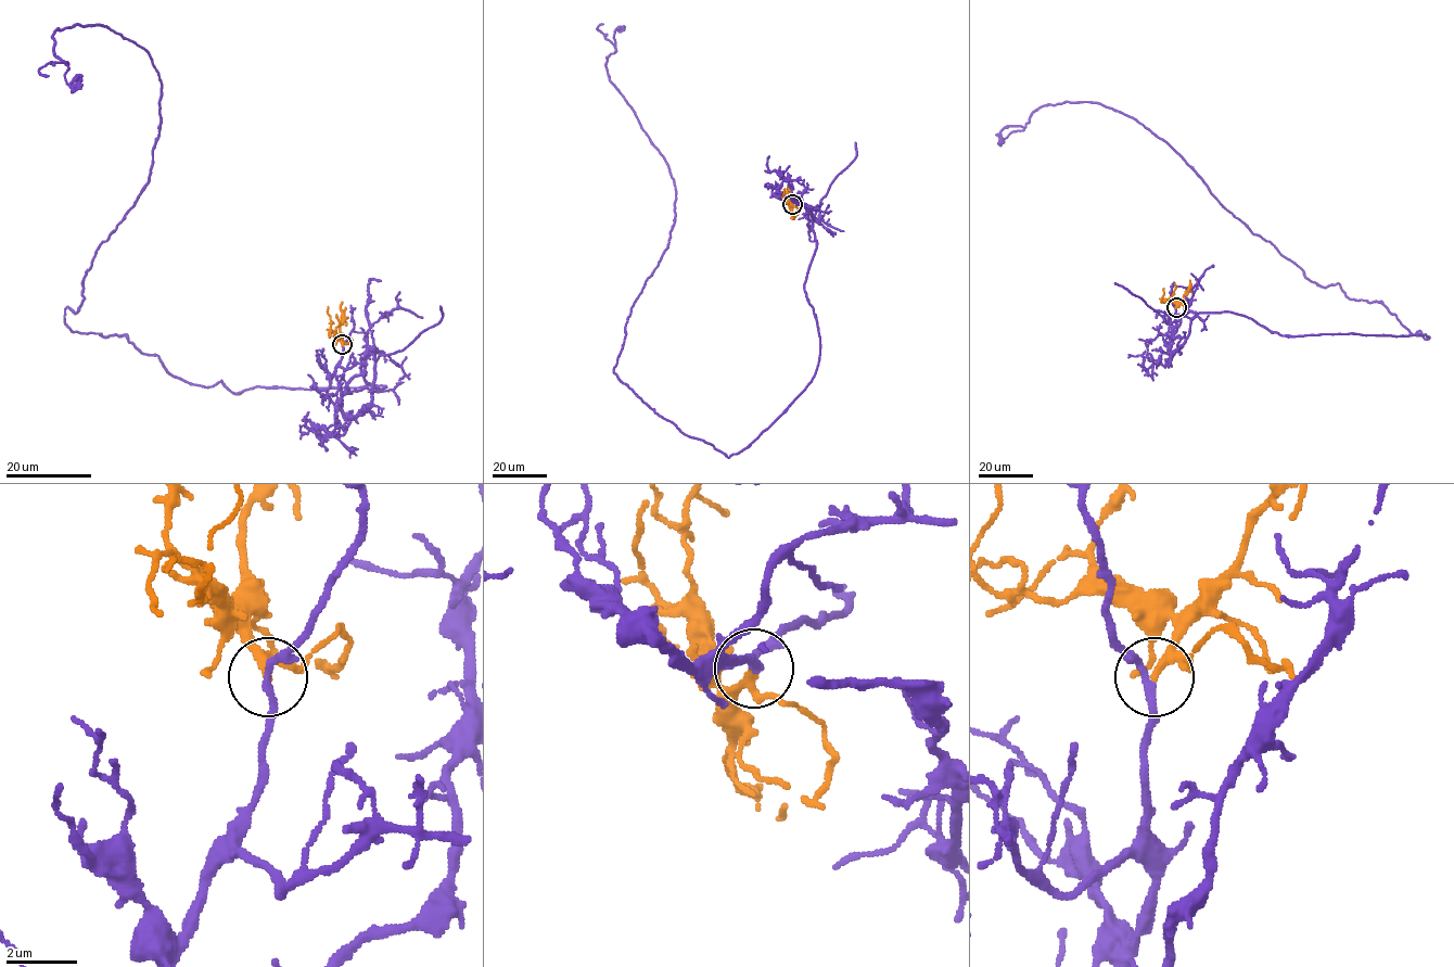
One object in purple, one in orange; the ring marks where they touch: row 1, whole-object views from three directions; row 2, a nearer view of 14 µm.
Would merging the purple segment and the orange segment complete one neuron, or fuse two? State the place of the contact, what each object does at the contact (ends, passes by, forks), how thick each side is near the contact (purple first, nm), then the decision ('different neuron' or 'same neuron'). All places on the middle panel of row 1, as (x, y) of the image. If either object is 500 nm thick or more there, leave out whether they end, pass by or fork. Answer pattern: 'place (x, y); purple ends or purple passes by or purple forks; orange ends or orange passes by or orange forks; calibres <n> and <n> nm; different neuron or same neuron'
place (792, 204); purple passes by; orange passes by; calibres 200 and 200 nm; same neuron

